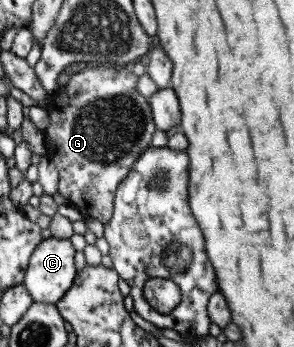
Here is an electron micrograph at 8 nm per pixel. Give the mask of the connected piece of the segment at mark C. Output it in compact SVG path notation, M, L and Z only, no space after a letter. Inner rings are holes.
M48 237L34 247L23 276L23 285L34 302L53 305L65 295L77 273L73 261L74 253L69 239Z

